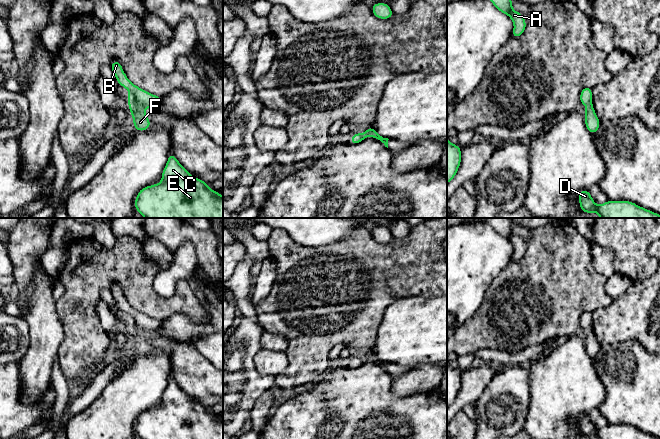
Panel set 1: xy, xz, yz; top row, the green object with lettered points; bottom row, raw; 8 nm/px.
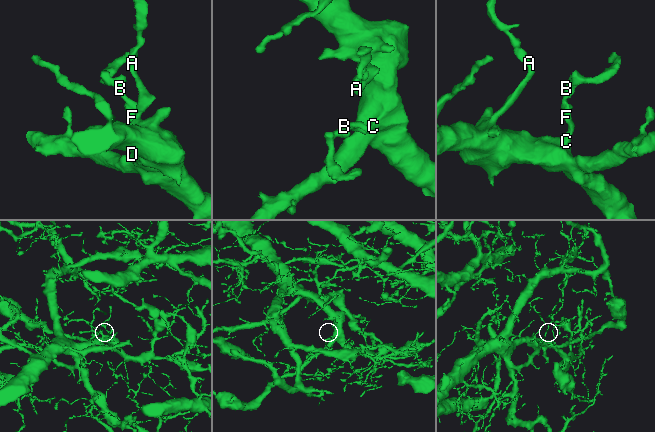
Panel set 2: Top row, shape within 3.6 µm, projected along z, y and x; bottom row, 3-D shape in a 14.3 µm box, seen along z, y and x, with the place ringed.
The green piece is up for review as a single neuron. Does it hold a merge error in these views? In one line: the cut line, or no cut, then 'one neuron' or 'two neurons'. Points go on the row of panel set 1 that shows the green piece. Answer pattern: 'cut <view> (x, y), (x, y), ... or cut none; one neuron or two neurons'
cut xy (131, 92), (134, 100), (143, 108); two neurons

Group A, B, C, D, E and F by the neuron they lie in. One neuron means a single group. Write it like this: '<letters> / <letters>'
A C D E F / B

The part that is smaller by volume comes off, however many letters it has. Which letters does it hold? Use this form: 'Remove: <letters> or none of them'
Remove: B

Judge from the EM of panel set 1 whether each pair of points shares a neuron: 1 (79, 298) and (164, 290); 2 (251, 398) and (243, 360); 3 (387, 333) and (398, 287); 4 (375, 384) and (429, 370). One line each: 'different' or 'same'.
1: different
2: same
3: different
4: different

